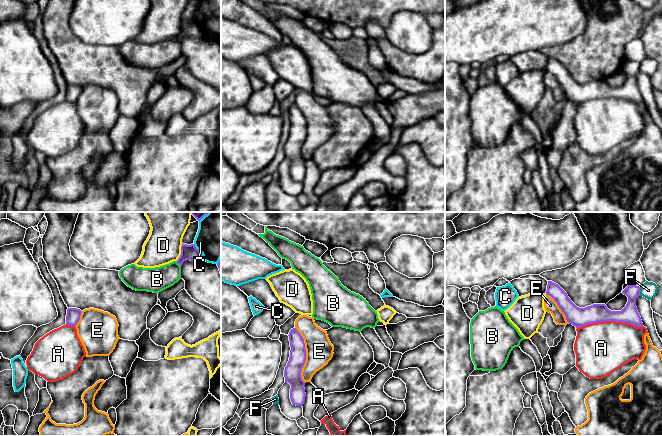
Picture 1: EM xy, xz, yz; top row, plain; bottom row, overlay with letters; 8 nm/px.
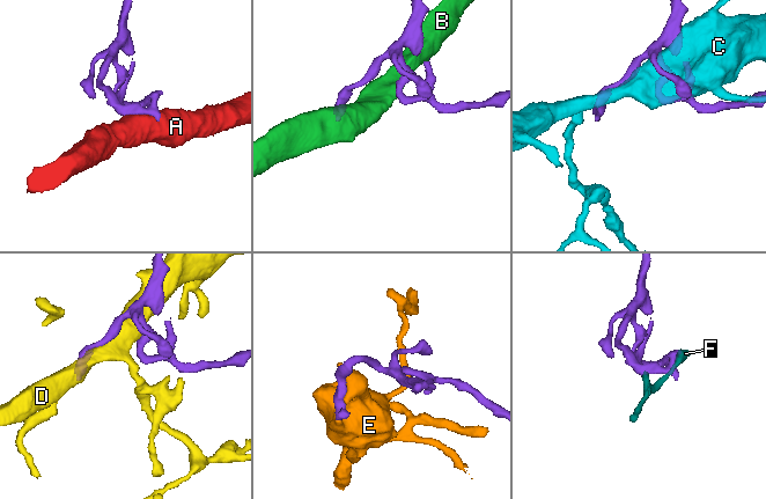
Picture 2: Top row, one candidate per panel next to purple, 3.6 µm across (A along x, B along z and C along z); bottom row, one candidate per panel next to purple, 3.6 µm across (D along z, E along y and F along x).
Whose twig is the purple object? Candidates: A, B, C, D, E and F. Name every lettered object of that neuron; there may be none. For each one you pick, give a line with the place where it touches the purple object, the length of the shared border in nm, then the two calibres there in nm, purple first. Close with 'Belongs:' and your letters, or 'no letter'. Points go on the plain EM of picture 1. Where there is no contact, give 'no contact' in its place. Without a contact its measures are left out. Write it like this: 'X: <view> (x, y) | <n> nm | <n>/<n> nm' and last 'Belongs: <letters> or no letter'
E: xz (305, 131) | 460 nm | 140/220 nm
Belongs: E

